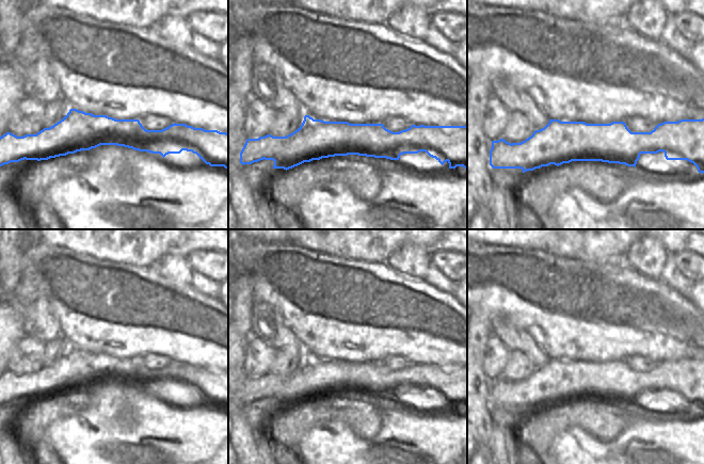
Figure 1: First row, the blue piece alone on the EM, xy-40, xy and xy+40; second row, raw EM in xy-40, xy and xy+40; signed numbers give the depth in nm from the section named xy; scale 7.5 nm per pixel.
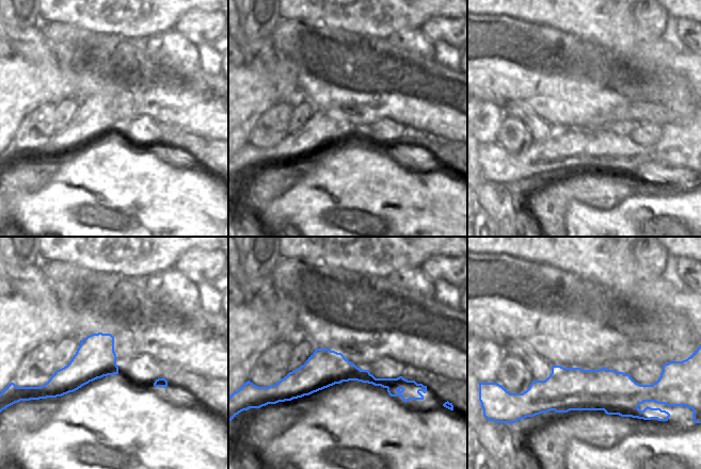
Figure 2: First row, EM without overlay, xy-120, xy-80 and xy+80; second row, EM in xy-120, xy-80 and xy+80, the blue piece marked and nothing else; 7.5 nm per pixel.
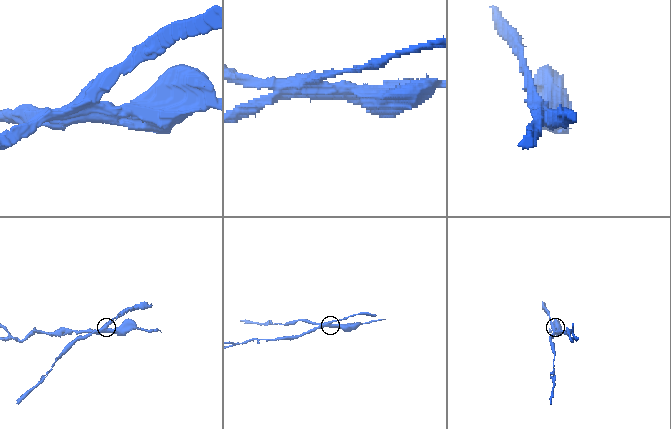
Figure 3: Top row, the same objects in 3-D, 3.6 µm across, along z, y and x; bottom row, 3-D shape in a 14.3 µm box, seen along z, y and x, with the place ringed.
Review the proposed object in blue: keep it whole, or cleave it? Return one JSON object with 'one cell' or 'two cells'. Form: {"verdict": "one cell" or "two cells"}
{"verdict": "two cells"}

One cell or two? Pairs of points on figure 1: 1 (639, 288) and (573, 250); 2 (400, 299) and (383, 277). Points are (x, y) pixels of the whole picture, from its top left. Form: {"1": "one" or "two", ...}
{"1": "two", "2": "one"}

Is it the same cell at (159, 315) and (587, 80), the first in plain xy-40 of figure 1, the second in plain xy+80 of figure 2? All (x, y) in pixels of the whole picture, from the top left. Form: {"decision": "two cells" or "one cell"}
{"decision": "one cell"}

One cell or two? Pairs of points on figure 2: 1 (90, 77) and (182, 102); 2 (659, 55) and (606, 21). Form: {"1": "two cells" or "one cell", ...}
{"1": "one cell", "2": "one cell"}

